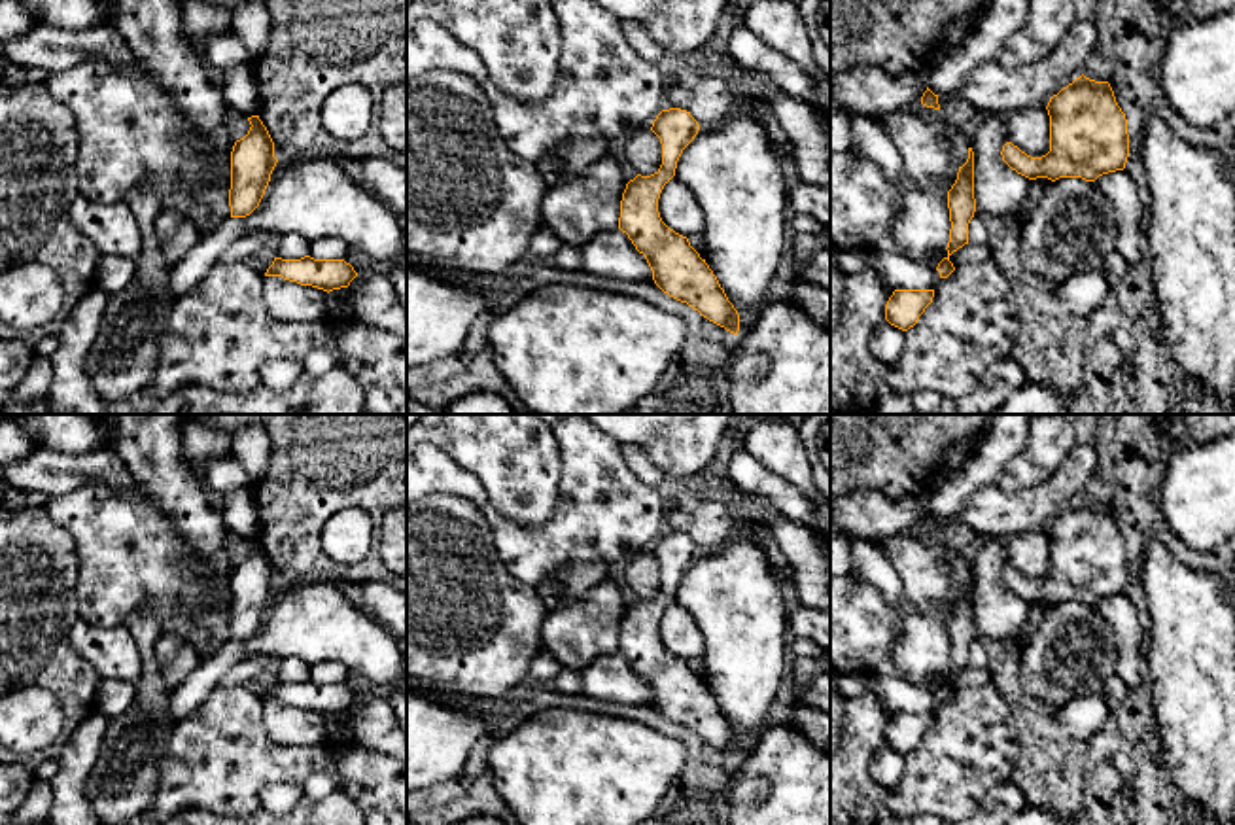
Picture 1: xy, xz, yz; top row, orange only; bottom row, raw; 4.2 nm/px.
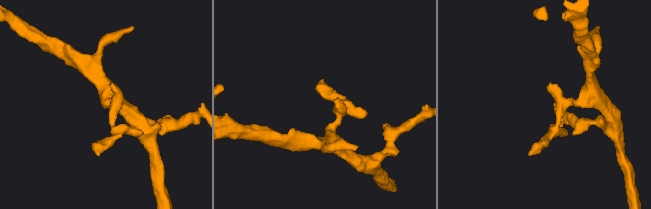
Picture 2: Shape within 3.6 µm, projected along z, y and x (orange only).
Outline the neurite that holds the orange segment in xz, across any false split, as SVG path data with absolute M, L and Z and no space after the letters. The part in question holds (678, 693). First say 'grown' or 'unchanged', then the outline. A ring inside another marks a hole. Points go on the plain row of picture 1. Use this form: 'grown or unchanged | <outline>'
unchanged | M670 532L656 539L651 554L660 562L662 588L654 598L637 598L626 607L618 653L645 679L652 704L664 717L738 759L739 738L717 700L690 670L688 662L670 653L658 636L660 617L675 600L677 585L698 558L700 549L690 535Z

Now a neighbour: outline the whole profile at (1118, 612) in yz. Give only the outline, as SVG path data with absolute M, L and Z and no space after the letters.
M1116 594L1099 600L1093 607L1110 624L1116 636L1116 664L1112 670L1129 689L1139 687L1146 666L1140 647L1142 626L1135 606L1125 594Z

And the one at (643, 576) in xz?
M637 554L628 562L624 581L641 600L658 596L662 588L662 568L652 554Z

